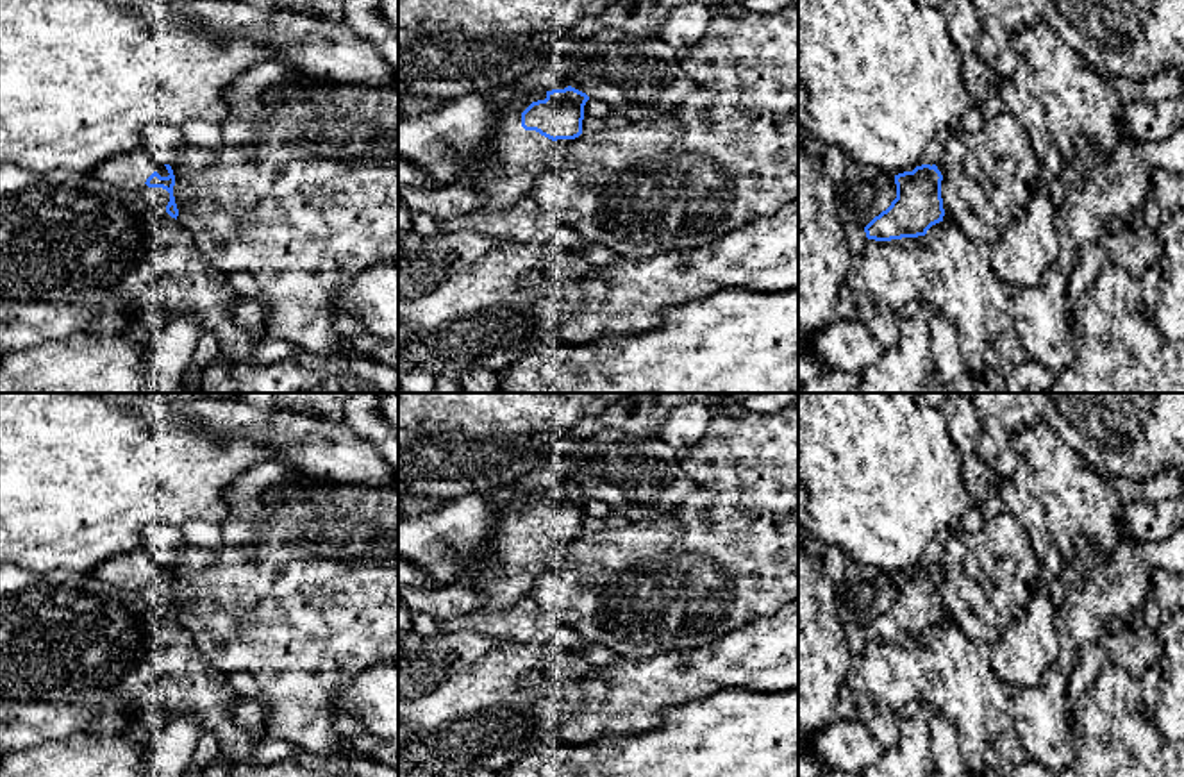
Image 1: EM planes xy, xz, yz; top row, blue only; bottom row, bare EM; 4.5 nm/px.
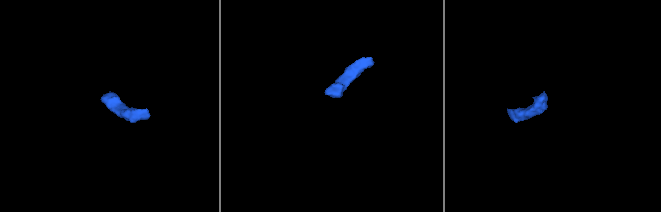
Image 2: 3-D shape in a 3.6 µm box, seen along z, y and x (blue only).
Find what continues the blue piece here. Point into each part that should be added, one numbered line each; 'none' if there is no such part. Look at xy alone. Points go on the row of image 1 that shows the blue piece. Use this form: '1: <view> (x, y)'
1: xy (131, 170)

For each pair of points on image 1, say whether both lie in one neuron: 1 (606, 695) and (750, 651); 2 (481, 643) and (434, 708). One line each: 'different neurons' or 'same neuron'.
1: same neuron
2: different neurons

